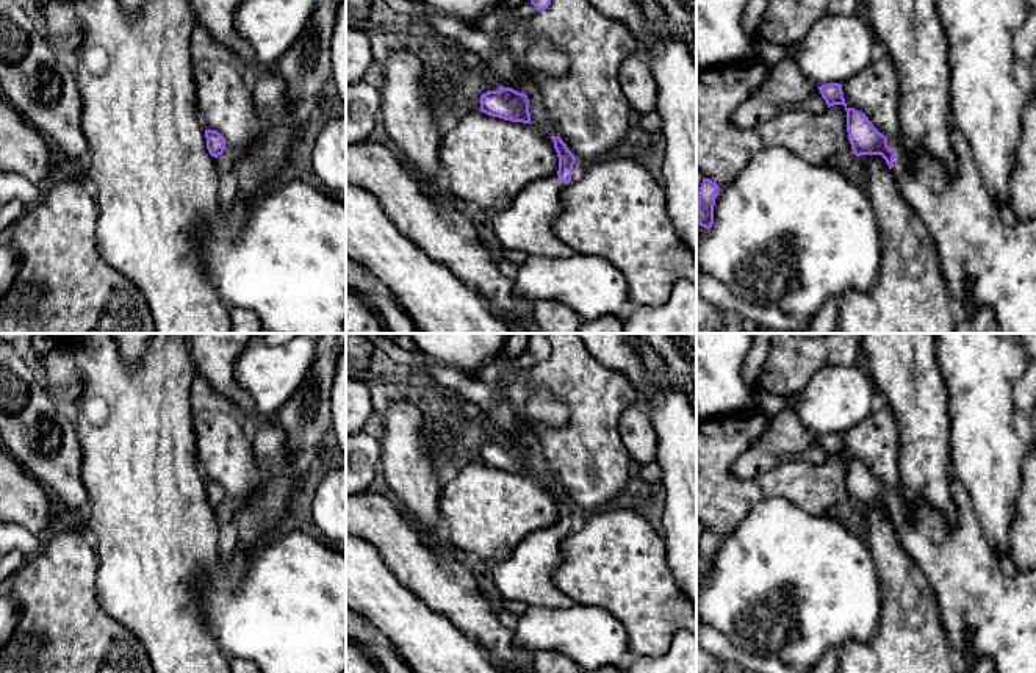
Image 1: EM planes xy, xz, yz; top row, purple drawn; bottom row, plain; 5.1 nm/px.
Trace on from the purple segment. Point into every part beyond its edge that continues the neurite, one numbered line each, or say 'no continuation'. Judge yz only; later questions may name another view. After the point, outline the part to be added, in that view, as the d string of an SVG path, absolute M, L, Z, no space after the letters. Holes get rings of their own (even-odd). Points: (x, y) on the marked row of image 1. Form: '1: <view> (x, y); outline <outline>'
1: yz (983, 259); outline M956 127L951 128L953 175L925 150L908 160L900 138L887 138L887 146L895 150L890 171L936 243L947 291L956 307L970 297L978 308L994 311L997 333L1036 333L1036 219L1016 221L1014 225L1000 219L1000 207L986 189L972 149Z

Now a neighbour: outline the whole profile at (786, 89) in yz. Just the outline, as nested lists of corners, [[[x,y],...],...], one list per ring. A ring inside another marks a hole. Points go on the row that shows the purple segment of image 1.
[[[786,56],[772,66],[762,86],[732,113],[732,124],[751,128],[779,113],[822,114],[826,110],[818,86],[801,74],[795,58]]]

